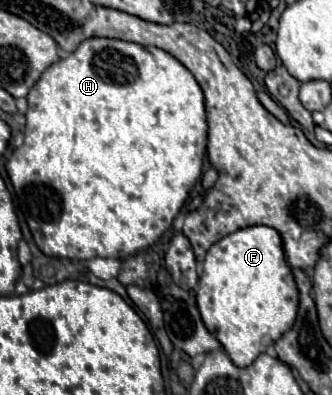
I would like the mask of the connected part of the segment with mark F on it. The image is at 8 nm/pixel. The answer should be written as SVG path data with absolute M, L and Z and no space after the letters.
M250 226L218 240L206 254L196 302L202 322L224 346L238 368L252 364L270 344L292 328L298 312L298 288L284 260L274 228Z

